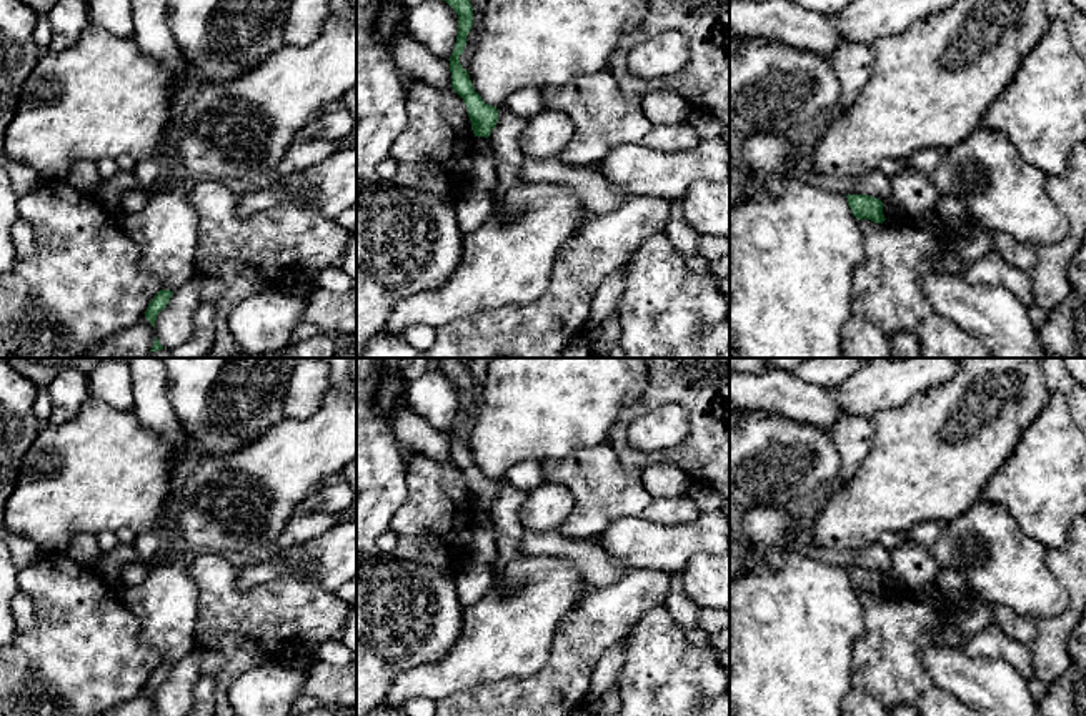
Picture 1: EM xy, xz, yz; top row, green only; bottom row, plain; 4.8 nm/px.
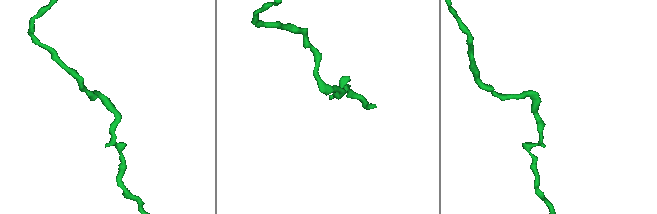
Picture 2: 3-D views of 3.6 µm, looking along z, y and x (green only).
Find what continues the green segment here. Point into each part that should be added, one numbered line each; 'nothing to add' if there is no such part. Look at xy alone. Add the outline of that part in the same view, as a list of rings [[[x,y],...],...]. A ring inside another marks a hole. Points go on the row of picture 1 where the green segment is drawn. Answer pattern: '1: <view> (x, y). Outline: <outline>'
nothing to add

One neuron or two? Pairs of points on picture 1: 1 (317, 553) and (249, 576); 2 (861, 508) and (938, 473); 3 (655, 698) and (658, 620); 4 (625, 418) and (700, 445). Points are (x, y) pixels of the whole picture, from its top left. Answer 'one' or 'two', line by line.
1: one
2: one
3: one
4: one

